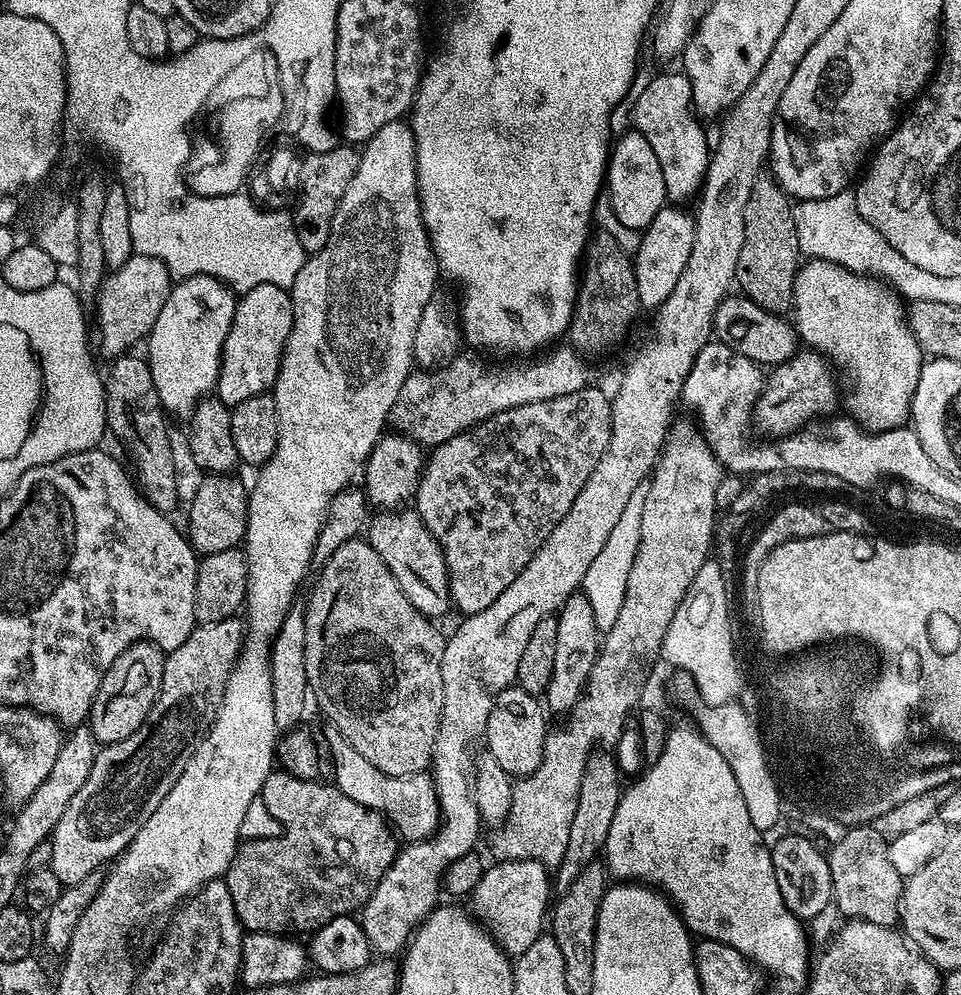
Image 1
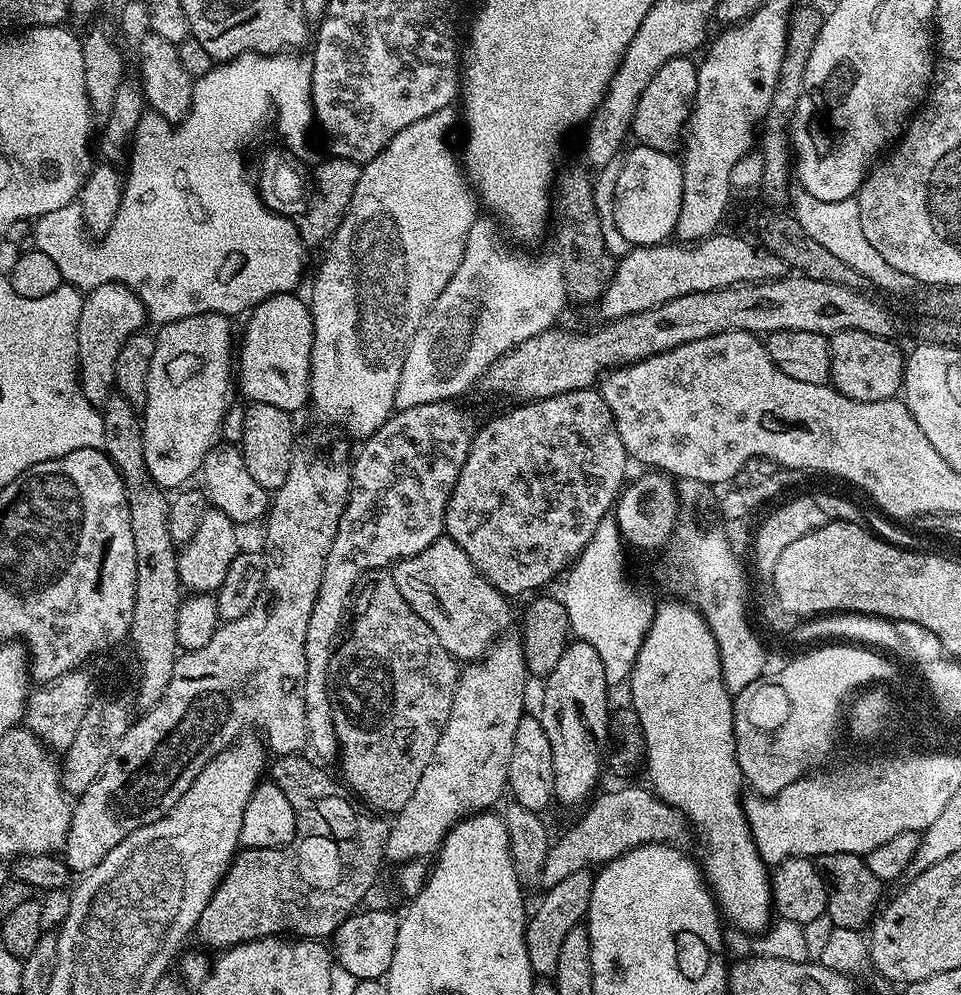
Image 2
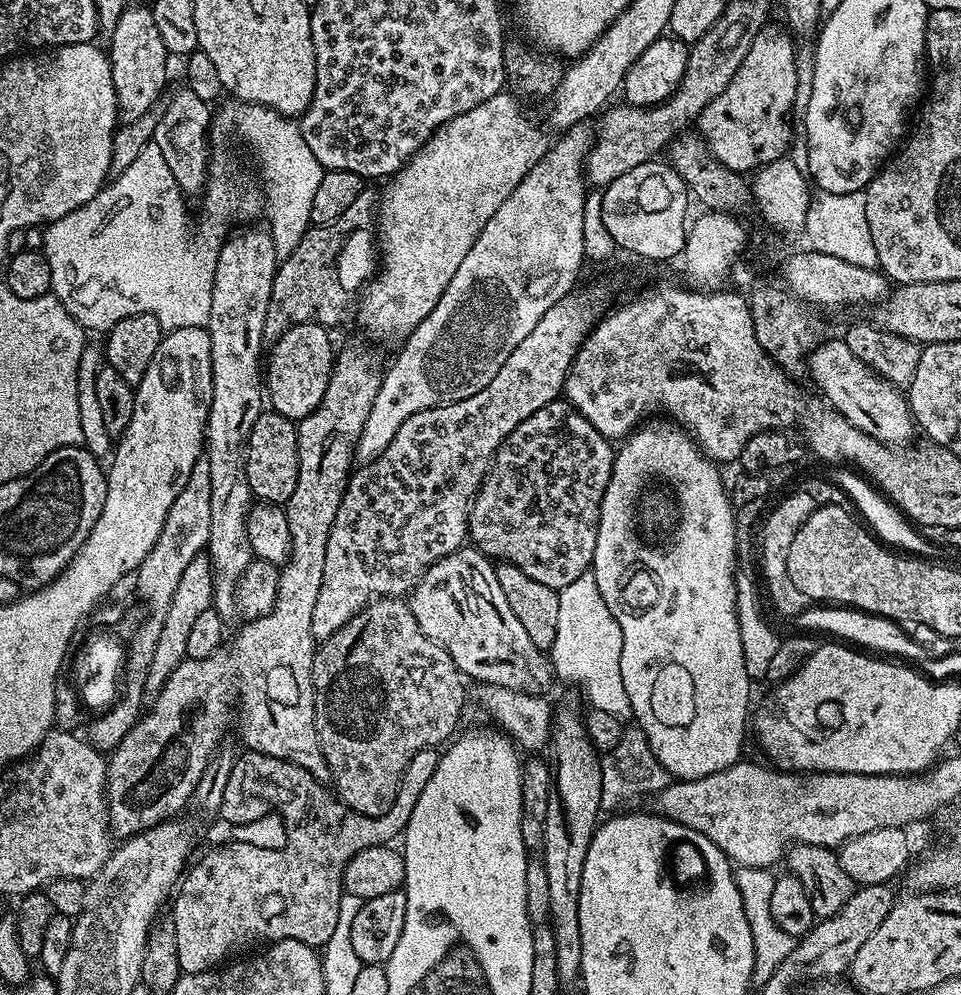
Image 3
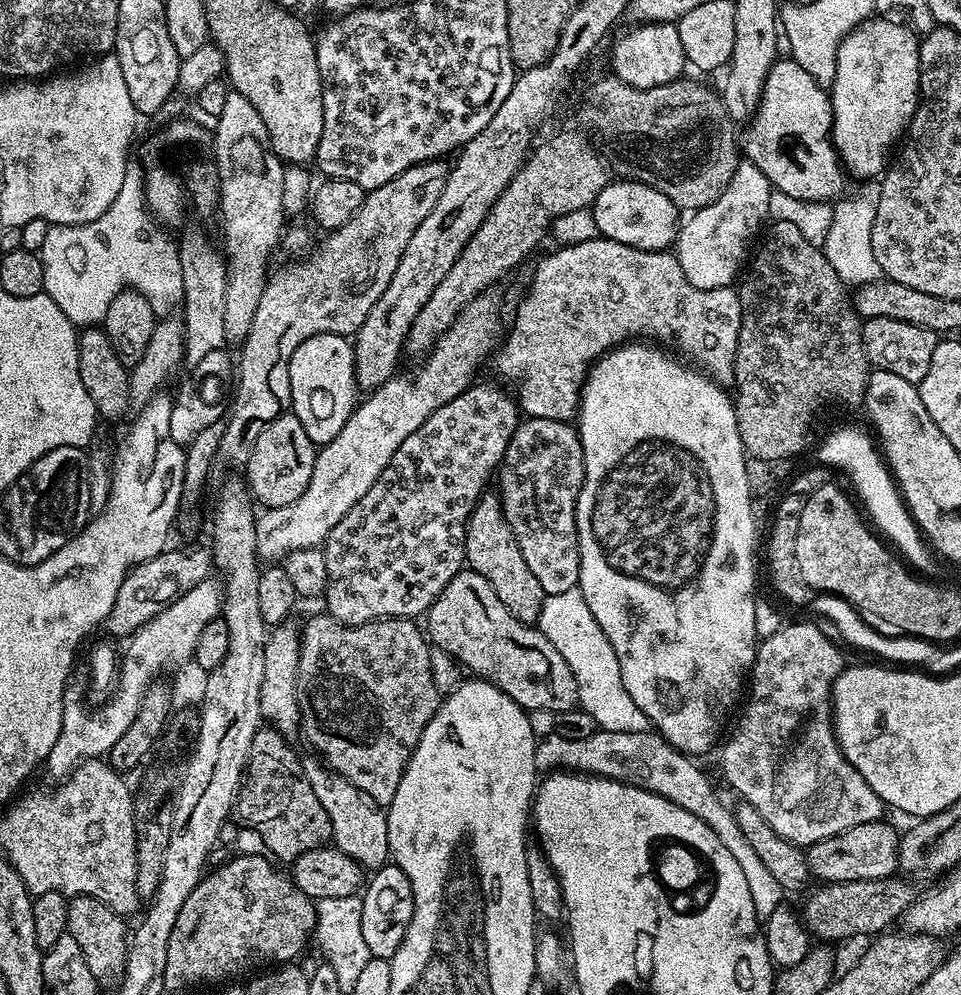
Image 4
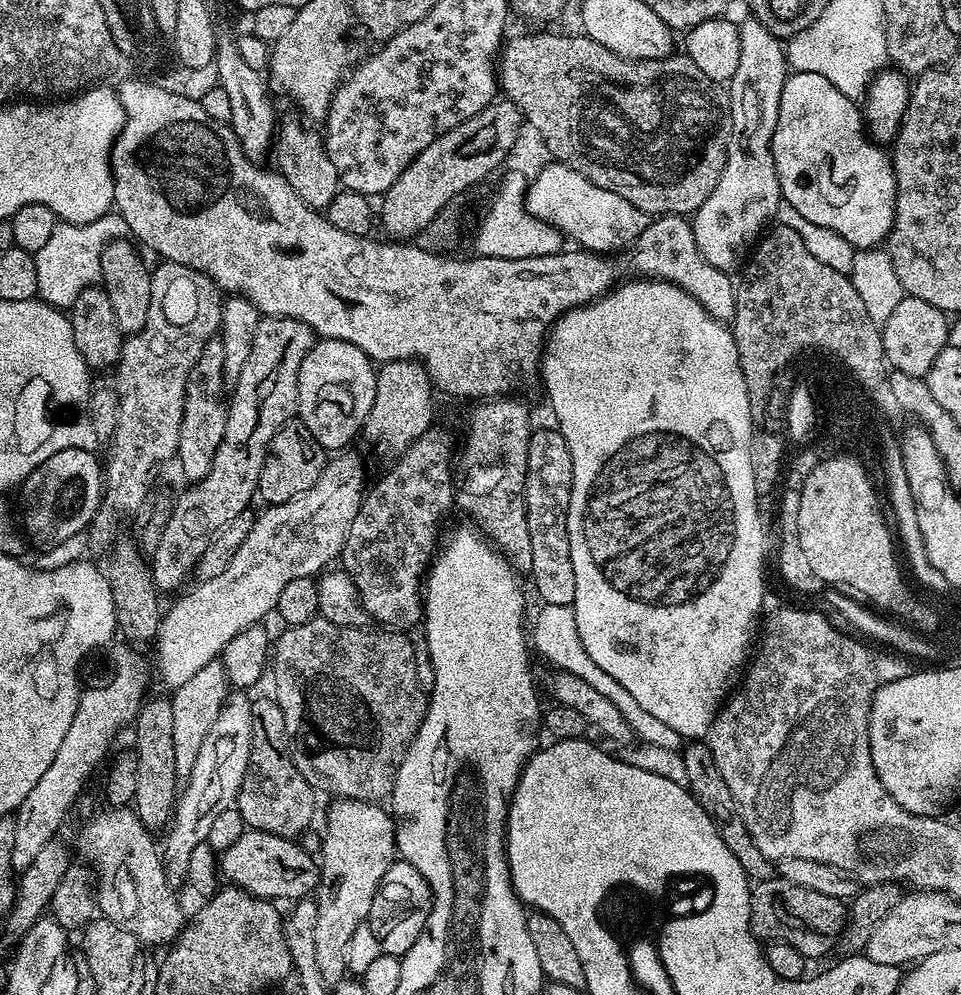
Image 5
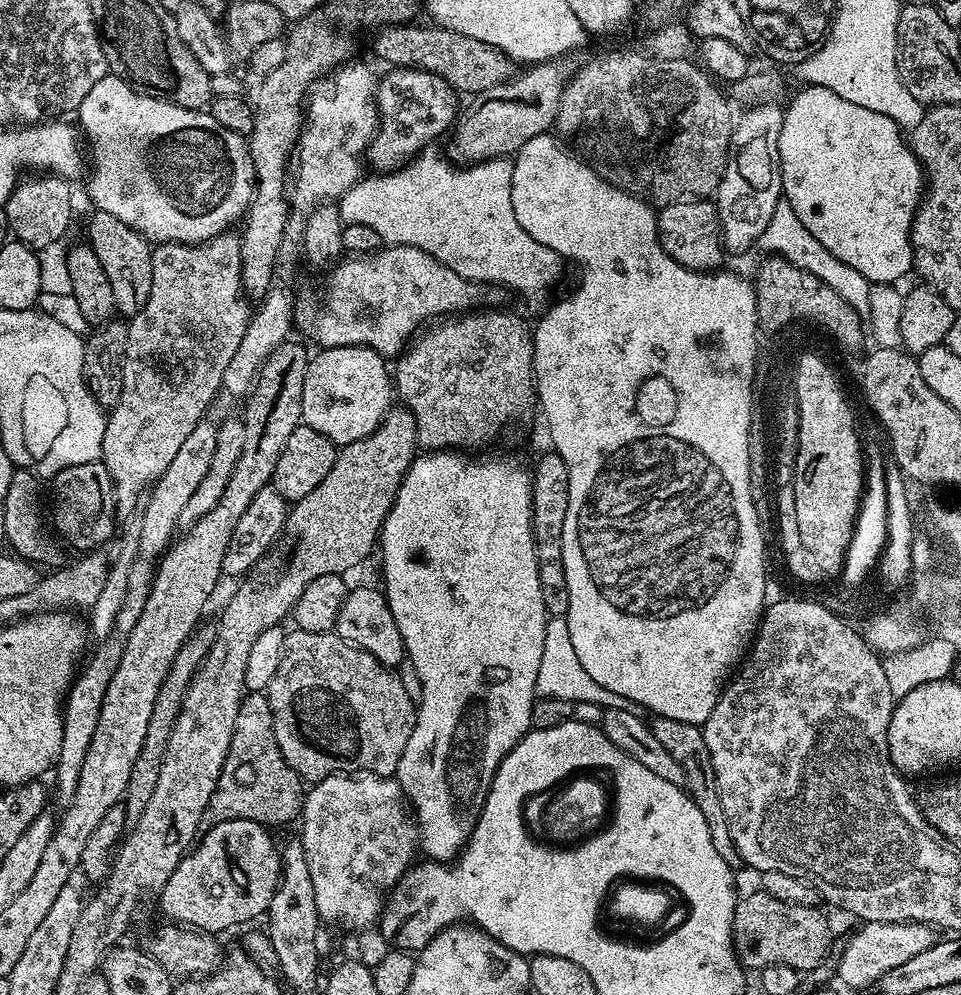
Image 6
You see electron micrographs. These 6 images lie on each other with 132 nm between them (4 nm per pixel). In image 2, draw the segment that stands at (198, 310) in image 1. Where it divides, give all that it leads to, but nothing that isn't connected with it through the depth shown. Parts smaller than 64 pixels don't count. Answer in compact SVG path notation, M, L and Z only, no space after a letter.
M203 312L165 324L159 329L160 333L155 333L154 358L150 358L146 403L142 409L144 457L152 481L165 490L187 485L184 483L199 473L200 464L221 435L224 414L230 407L228 391L234 388L232 324L233 321L220 312Z

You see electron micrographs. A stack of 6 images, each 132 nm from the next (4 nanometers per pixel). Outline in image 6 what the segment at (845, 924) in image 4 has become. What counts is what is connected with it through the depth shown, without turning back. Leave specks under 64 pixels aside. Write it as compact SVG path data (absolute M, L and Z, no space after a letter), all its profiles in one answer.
M755 890L749 896L741 895L736 902L732 919L732 947L736 949L736 959L745 969L759 970L766 966L785 964L797 970L816 967L828 952L828 920L819 912L819 907L802 906L790 902L778 902L762 890Z

